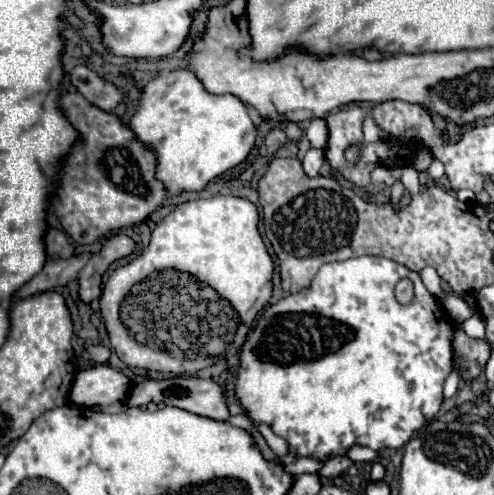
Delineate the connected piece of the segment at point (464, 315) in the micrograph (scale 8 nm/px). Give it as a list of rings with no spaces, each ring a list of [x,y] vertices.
[[[453,292],[443,294],[443,306],[445,306],[445,310],[449,312],[449,316],[451,316],[455,322],[459,322],[459,324],[461,324],[463,320],[467,320],[469,316],[475,314],[475,310],[471,310],[471,308],[463,302],[463,298],[457,296],[457,294],[453,294]]]

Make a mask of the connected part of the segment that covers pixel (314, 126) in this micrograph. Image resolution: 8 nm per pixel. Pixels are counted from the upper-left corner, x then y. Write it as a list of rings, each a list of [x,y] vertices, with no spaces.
[[[311,120],[307,128],[307,138],[313,148],[323,148],[327,142],[327,124],[323,120]]]

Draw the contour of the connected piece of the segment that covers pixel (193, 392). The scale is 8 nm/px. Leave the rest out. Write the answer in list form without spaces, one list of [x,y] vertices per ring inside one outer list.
[[[173,376],[173,378],[163,378],[163,380],[143,380],[139,382],[139,386],[135,384],[127,396],[127,404],[129,406],[145,406],[149,402],[163,402],[167,406],[177,406],[183,408],[187,412],[199,414],[199,416],[207,416],[213,420],[227,420],[229,418],[229,404],[227,404],[227,396],[223,386],[219,386],[217,382],[209,380],[209,378],[195,378],[195,376]]]

